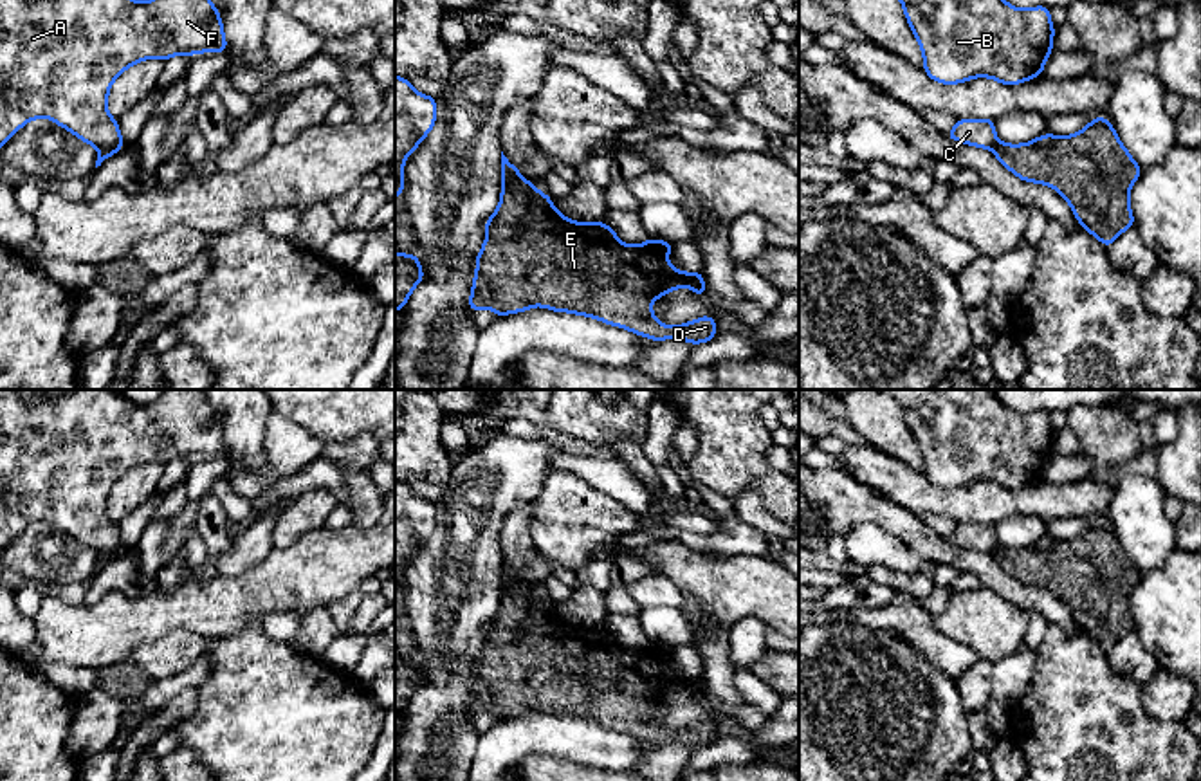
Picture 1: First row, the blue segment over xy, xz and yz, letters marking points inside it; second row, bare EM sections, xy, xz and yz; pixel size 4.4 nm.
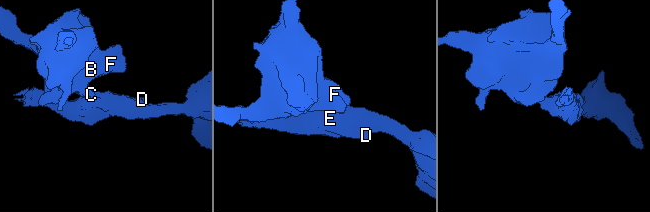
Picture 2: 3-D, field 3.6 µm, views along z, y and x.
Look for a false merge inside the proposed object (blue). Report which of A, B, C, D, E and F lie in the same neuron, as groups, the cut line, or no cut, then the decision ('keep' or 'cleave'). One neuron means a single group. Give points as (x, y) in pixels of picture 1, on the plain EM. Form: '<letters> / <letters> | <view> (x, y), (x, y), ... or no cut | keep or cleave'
A B C F / D E | xy (121, 549), (100, 554) | cleave

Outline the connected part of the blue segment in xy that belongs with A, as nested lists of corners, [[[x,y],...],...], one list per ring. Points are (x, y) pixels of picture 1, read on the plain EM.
[[[0,390],[0,552],[32,523],[49,521],[56,528],[72,536],[78,543],[96,550],[97,554],[114,554],[124,550],[117,523],[106,514],[108,496],[112,487],[128,471],[137,469],[142,464],[159,462],[170,464],[177,458],[198,458],[198,456],[225,456],[227,446],[224,440],[224,429],[218,413],[206,399],[204,390],[166,390],[155,402],[148,406],[133,404],[123,399],[115,390]]]

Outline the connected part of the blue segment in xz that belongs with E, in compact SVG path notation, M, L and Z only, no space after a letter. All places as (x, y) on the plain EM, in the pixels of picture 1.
M525 583L501 586L498 613L483 629L487 640L476 658L476 678L467 703L474 716L490 712L496 720L507 720L546 711L554 716L595 721L653 745L680 741L698 749L716 741L716 723L711 720L667 730L651 714L651 707L669 694L687 691L698 700L707 694L701 676L682 676L667 666L674 648L655 642L638 649L622 648L608 628L584 628L563 620L550 601Z

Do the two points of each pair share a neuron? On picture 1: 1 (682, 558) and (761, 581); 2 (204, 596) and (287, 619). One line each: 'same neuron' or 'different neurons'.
1: same neuron
2: different neurons

